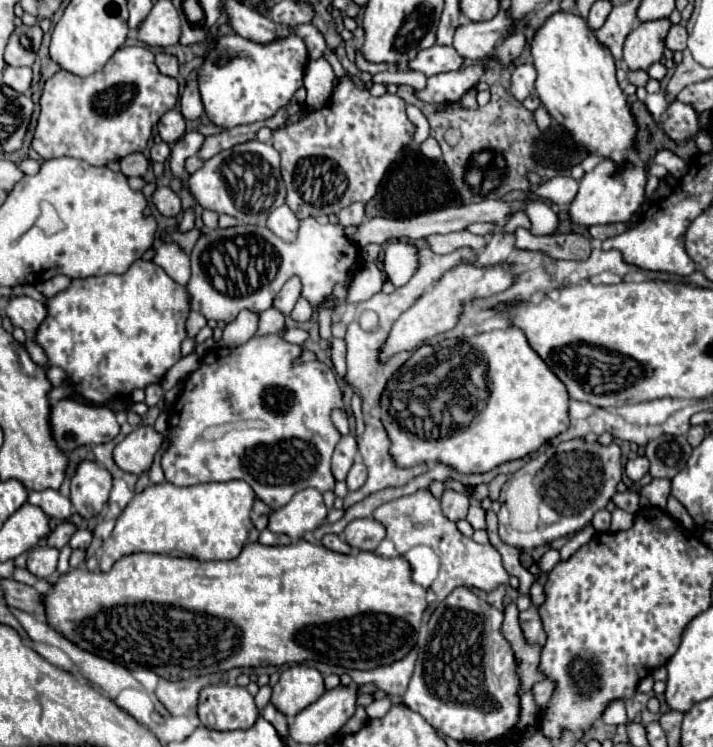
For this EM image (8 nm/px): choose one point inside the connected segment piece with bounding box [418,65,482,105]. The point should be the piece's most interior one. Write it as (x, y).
(444, 87)

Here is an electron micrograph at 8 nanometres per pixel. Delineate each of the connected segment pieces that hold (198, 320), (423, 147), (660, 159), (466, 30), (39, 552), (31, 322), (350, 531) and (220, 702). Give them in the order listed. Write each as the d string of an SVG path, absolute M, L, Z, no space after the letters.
M190 313L188 315L188 321L186 321L186 333L188 333L188 337L190 339L194 339L196 337L196 333L202 329L206 325L206 319L200 315L200 313Z
M428 137L424 143L420 143L418 151L420 151L426 159L442 159L442 149L440 149L438 141L432 139L432 137Z
M660 151L660 153L654 157L654 163L666 167L666 171L668 171L672 177L676 177L676 179L680 179L680 177L684 175L684 171L686 171L686 163L684 163L680 157L676 157L674 153L670 153L670 151Z
M500 11L496 17L488 19L488 21L480 21L480 23L464 23L456 29L454 33L454 49L466 57L468 61L482 61L488 59L496 47L498 41L502 41L504 37L508 37L508 29L512 29L512 17L508 17L506 11Z
M40 545L28 553L26 569L38 579L48 579L56 571L56 563L58 563L58 549Z
M12 297L6 307L6 315L14 327L24 329L26 333L34 333L36 325L48 317L48 309L44 309L42 301L34 301L32 297Z
M364 517L348 523L348 527L344 529L344 535L348 545L362 551L376 551L380 541L386 537L386 529L376 519Z
M212 685L200 691L198 717L204 727L214 731L250 729L258 719L254 697L236 685Z

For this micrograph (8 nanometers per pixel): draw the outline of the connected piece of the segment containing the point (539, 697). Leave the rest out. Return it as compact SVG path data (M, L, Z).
M544 679L544 681L538 681L538 683L534 683L532 685L532 695L534 695L534 701L536 701L536 705L538 707L542 707L542 705L546 705L548 703L548 699L550 699L550 695L552 695L552 689L554 689L554 683L552 681L548 681L548 679Z

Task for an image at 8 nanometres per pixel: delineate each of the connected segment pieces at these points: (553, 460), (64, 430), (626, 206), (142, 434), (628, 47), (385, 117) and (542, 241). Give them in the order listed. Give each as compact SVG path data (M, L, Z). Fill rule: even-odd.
M572 439L566 443L548 445L536 459L524 465L516 475L532 477L532 483L538 489L538 495L540 495L538 523L530 531L520 531L508 525L504 511L500 511L498 513L500 537L508 545L534 549L540 545L548 545L554 539L580 531L582 527L590 525L596 511L606 507L606 503L616 493L616 485L622 479L620 447L616 443L602 447L594 439Z
M64 399L64 401L54 403L52 413L50 413L50 423L52 423L52 433L56 437L58 447L68 453L80 445L108 443L120 433L120 425L116 421L114 411L110 411L104 405L92 405L78 399Z
M602 161L594 171L586 173L580 179L580 189L574 201L568 207L570 221L578 227L594 227L594 225L608 225L608 223L628 223L636 209L644 203L644 185L646 185L646 171L628 163L620 175L614 177L616 165L612 161Z
M142 425L134 429L124 441L120 441L114 449L114 463L126 471L140 475L152 465L152 459L162 443L162 435L154 431L154 427Z
M668 19L646 21L632 29L624 43L624 63L628 65L630 71L638 69L646 71L654 61L662 59L668 29L670 29Z
M342 77L334 87L330 101L318 109L310 111L304 119L280 127L274 131L274 149L282 157L282 179L286 185L286 205L300 217L322 217L330 213L338 213L340 209L360 201L368 203L378 185L392 165L392 161L402 153L402 149L414 139L416 125L406 115L406 101L398 95L382 95L372 97L366 89L356 87L348 77Z
M518 227L516 247L526 251L540 251L552 259L588 259L590 257L590 239L580 233L564 235L532 235L530 231Z

